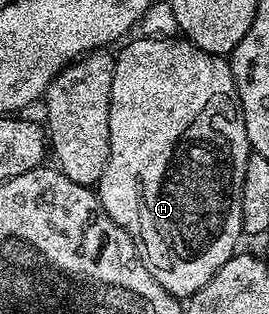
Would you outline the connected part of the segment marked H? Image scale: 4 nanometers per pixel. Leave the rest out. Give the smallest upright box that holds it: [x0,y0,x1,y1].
[95,36,251,298]

